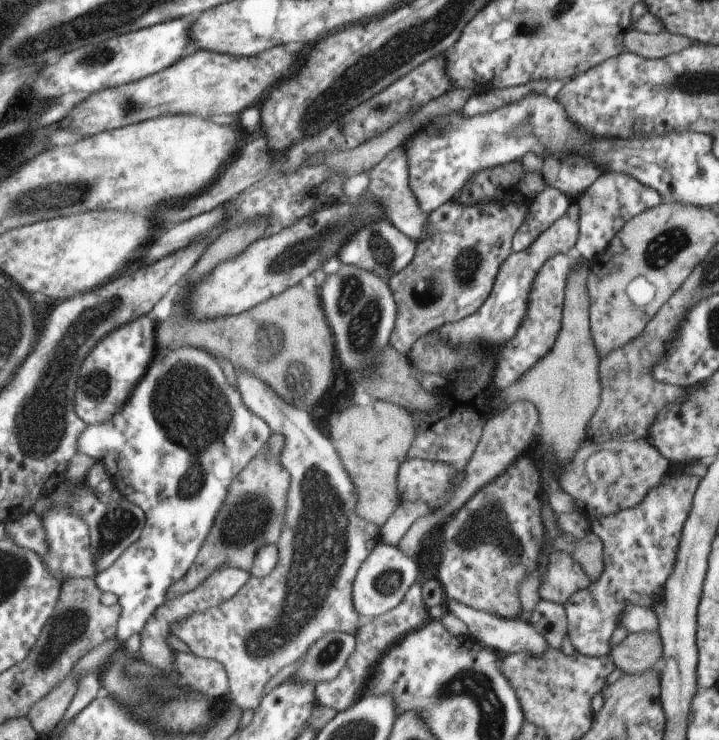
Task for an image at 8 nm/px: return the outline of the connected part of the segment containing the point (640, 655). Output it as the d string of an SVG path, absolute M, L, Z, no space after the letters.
M635 632L629 633L608 653L608 657L613 660L613 664L622 674L643 674L647 670L653 670L655 662L661 658L661 644L658 632Z

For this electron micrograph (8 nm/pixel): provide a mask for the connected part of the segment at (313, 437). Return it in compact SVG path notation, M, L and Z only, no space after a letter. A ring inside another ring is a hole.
M236 367L235 372L245 404L268 423L273 432L285 434L281 462L289 472L292 485L289 486L289 502L285 508L284 530L277 545L279 564L267 578L252 576L248 585L224 605L197 612L178 625L173 624L171 630L196 656L217 660L225 666L230 683L229 699L244 711L257 710L269 680L305 654L313 642L329 633L354 635L359 630L363 619L353 607L352 586L364 559L380 541L380 527L355 514L355 484L351 484L349 474L341 468L329 440L319 434L307 412L287 404L259 375Z

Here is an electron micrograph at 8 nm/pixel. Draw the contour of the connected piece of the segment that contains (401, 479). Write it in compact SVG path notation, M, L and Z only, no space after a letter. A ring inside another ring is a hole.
M417 458L405 461L397 474L397 500L421 500L431 510L438 511L451 496L453 488L461 484L465 478L463 474L443 462Z

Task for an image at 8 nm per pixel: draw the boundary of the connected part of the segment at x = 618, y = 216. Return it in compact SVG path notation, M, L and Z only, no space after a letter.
M611 172L611 174L605 173L599 176L597 182L593 182L588 187L587 192L576 205L580 210L579 237L573 250L590 262L593 256L603 253L611 238L624 227L625 222L643 210L660 205L660 196L657 191L652 190L651 187L645 187L631 175Z

